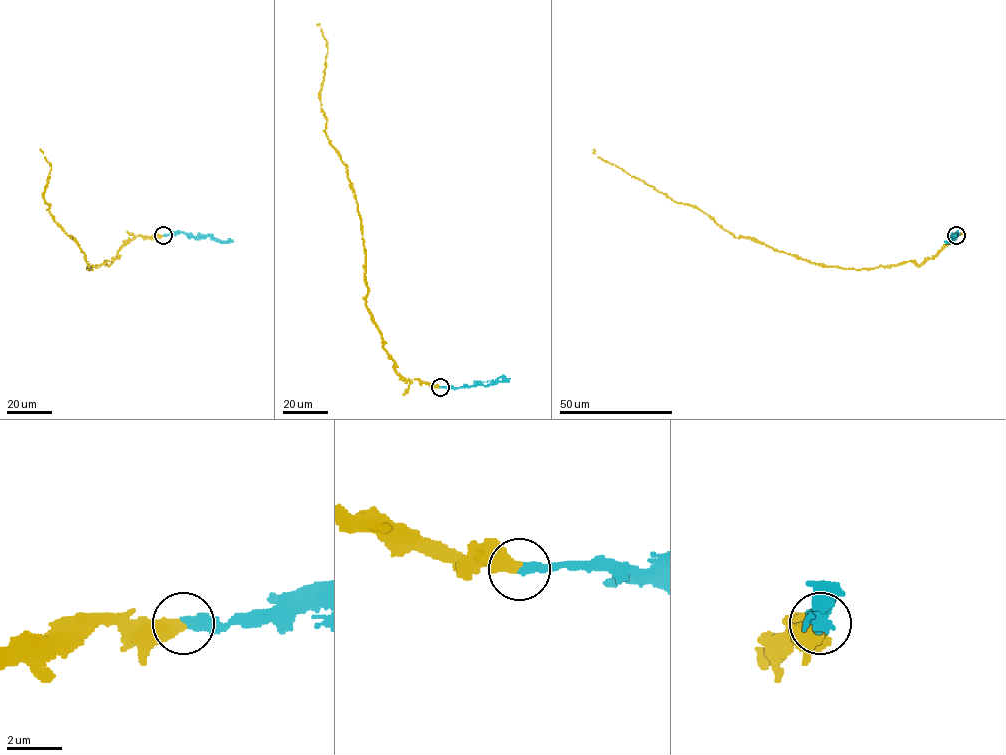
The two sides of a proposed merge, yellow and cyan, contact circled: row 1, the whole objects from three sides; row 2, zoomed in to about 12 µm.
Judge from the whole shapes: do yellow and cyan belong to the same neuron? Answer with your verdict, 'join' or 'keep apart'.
join

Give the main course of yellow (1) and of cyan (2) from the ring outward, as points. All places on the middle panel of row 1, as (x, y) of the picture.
1: (439, 387), (405, 380), (395, 370), (366, 305), (354, 189), (321, 107), (328, 51), (316, 24)
2: (439, 387), (488, 385), (510, 379)

